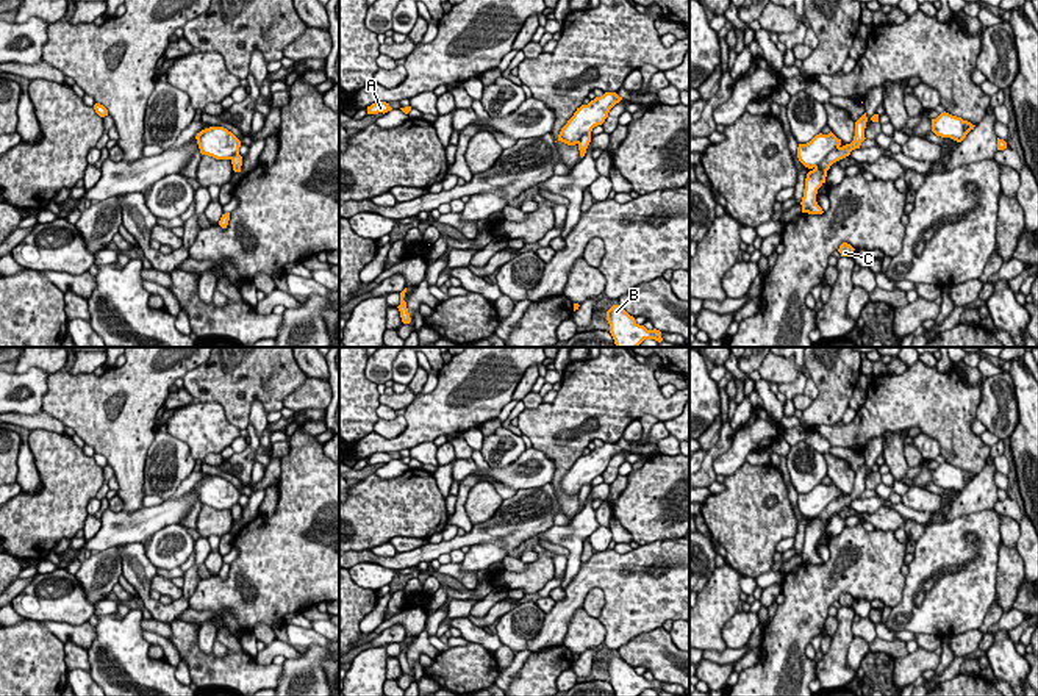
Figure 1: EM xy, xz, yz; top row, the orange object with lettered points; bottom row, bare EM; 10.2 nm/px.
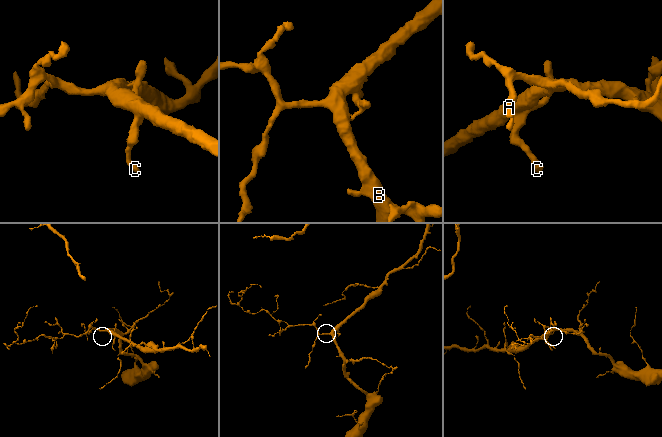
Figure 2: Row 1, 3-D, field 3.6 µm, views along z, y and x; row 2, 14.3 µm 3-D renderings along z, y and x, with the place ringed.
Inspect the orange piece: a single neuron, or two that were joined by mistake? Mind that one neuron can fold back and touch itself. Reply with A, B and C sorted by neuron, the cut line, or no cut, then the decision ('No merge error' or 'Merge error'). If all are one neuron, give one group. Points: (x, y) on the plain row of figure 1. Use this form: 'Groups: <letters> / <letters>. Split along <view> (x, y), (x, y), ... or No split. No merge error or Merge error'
Groups: A B C. No split. No merge error

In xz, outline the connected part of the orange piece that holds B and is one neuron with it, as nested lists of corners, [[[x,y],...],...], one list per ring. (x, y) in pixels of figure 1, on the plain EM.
[[[613,655],[607,662],[607,671],[616,696],[639,696],[644,690],[663,691],[660,680],[647,680],[644,676],[639,676],[635,668],[619,655]]]

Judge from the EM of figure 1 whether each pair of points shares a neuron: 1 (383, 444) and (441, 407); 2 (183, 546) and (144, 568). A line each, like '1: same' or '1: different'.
1: same
2: different

